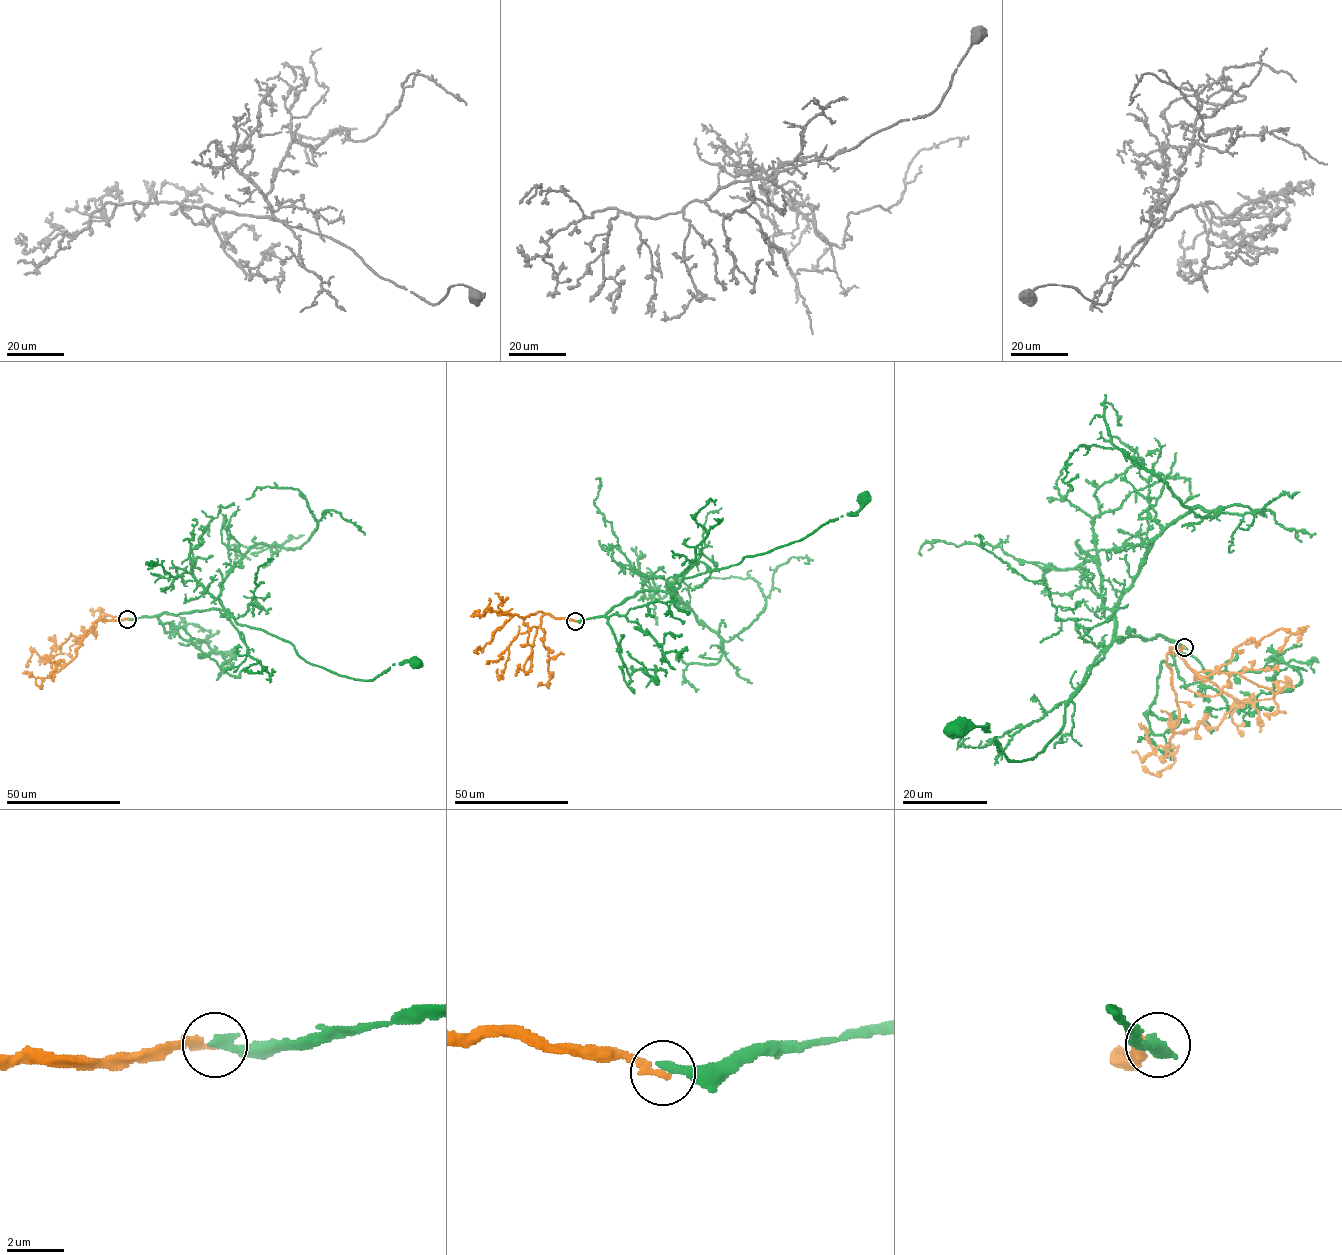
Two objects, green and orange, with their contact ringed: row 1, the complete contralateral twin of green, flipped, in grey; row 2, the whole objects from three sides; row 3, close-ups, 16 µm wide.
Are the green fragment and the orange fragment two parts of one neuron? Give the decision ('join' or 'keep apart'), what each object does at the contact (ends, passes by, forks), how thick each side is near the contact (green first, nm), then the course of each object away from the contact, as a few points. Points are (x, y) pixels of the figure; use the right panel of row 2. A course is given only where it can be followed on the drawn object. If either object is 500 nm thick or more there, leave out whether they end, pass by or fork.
keep apart; green ends; orange ends; calibres 320 and 240 nm; course green (1184, 647), (1129, 628), (1033, 759), (1010, 761), (985, 728), (956, 729); course orange (1184, 647), (1167, 654), (1179, 706), (1172, 730), (1216, 728), (1235, 706), (1242, 736)

